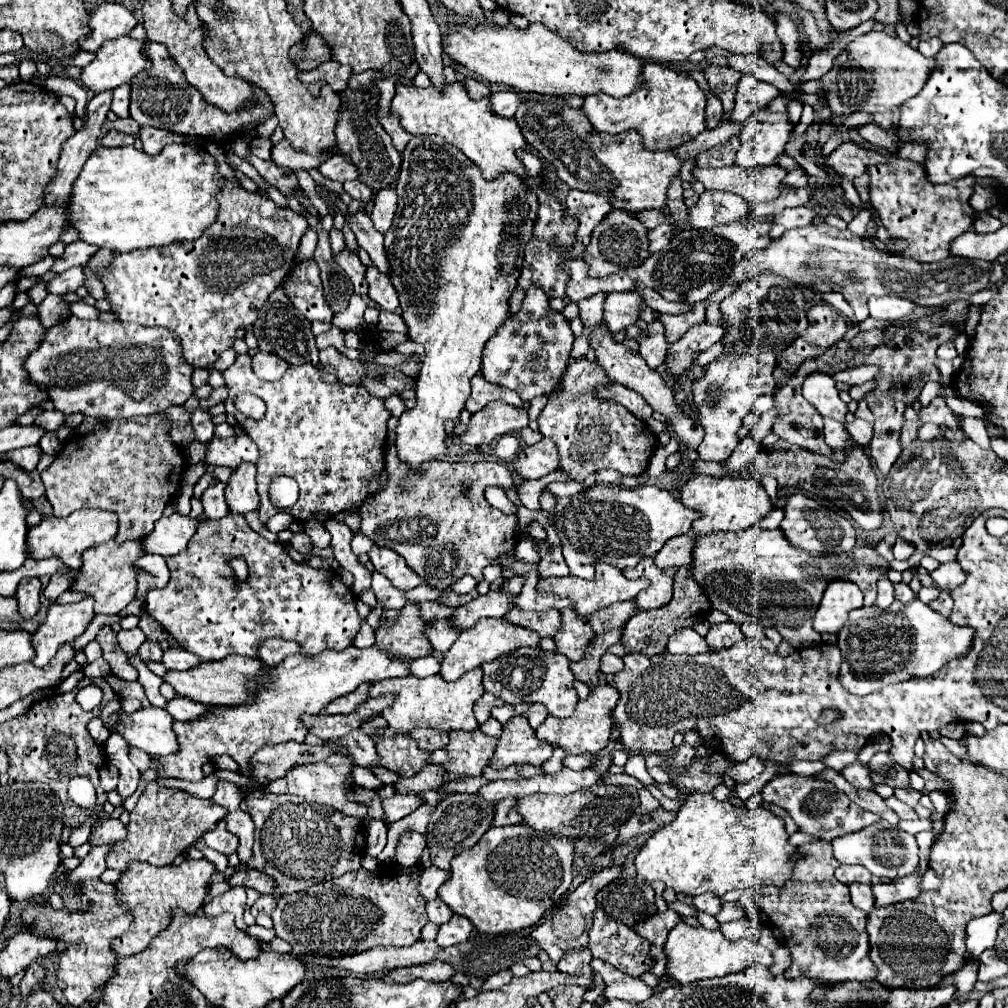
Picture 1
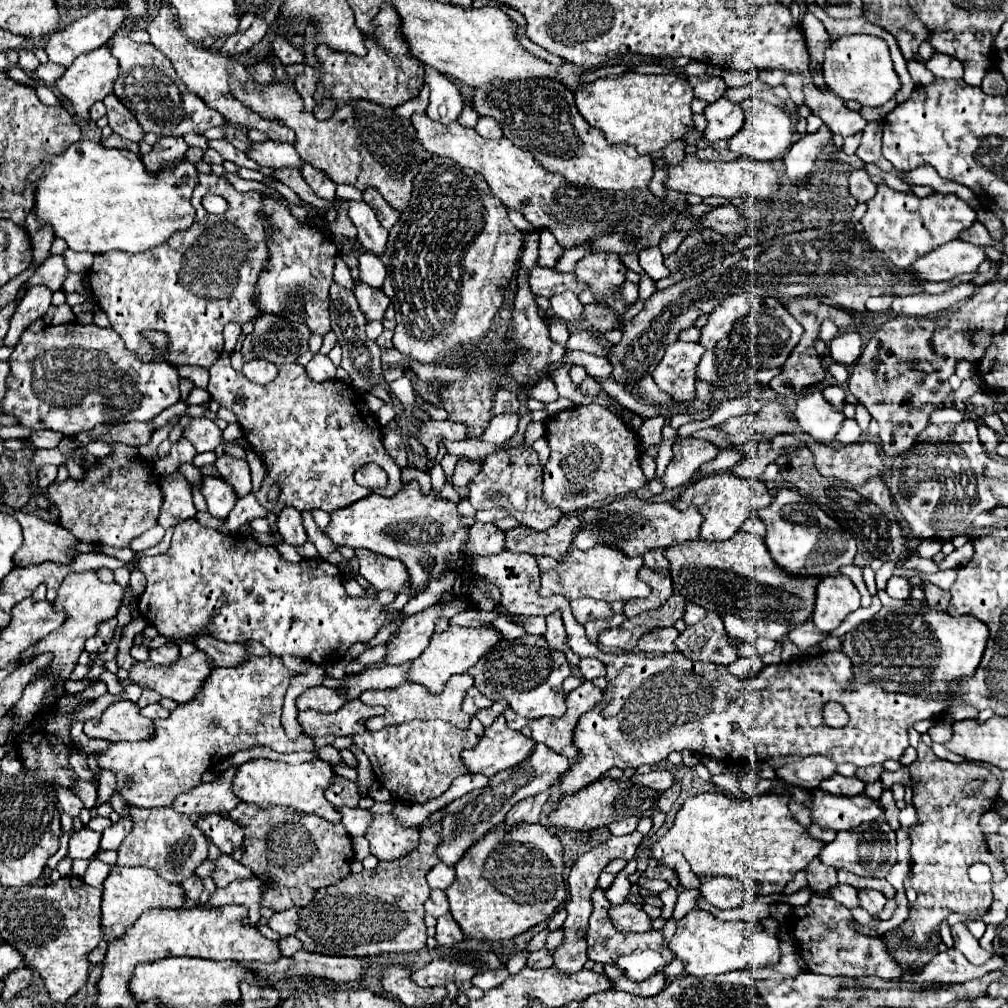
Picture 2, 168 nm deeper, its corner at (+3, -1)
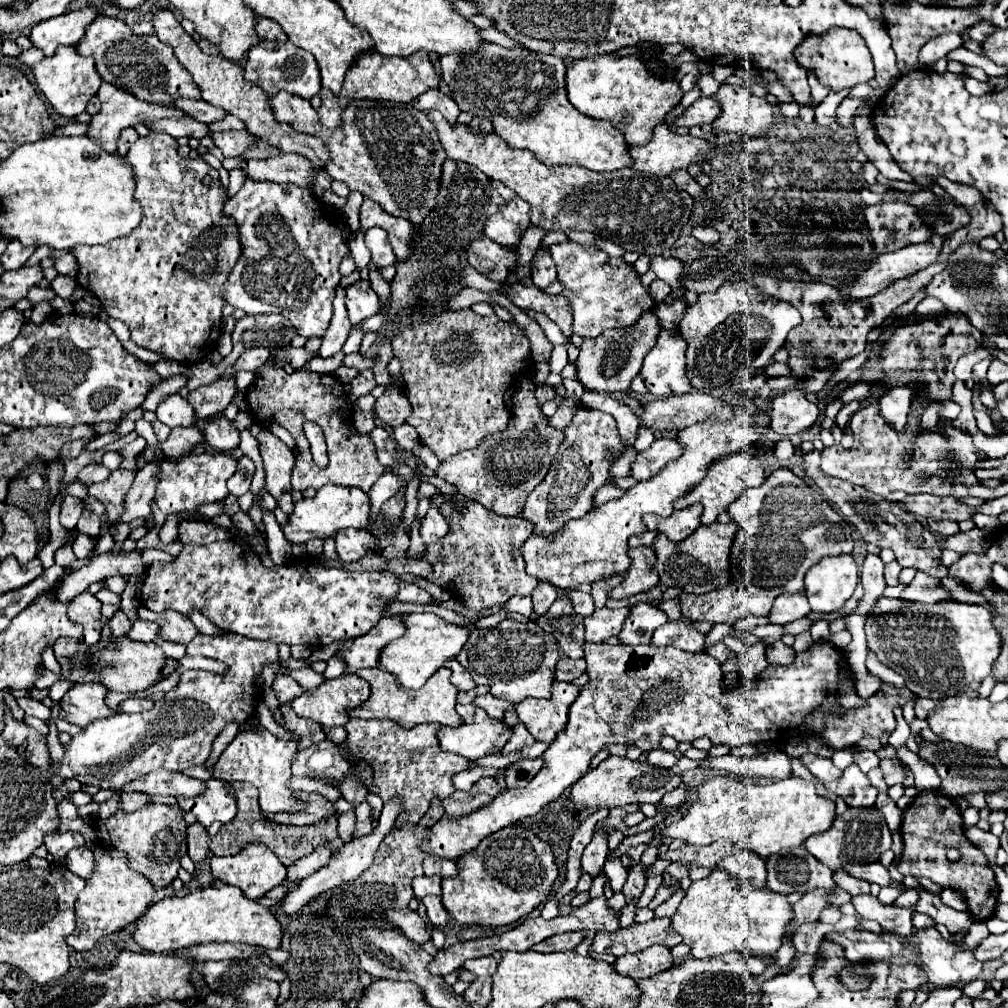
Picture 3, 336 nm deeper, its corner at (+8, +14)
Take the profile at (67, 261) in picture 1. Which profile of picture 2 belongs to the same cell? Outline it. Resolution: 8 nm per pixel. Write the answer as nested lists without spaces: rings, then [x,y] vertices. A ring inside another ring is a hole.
[[[49,256],[39,266],[39,270],[27,280],[27,284],[29,286],[45,284],[45,286],[49,286],[53,290],[61,290],[67,276],[69,276],[69,268],[65,264],[65,256]]]

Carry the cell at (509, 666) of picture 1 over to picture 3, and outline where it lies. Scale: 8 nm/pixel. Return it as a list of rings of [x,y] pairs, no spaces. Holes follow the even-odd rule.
[[[504,619],[494,629],[472,629],[456,661],[468,669],[476,685],[488,685],[494,697],[520,703],[526,697],[550,697],[558,657],[556,639],[544,633],[536,621],[518,623],[514,619]]]

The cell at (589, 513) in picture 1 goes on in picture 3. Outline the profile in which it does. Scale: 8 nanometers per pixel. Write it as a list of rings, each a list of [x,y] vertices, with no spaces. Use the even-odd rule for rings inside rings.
[[[694,503],[686,509],[674,511],[670,517],[666,519],[654,519],[656,523],[648,525],[654,527],[658,533],[668,535],[672,541],[682,541],[688,535],[692,535],[696,531],[696,527],[700,527],[700,513],[702,513],[702,505]]]

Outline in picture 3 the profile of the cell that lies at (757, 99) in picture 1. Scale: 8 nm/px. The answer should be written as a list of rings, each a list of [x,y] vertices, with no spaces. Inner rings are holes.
[[[702,97],[696,103],[692,103],[682,117],[674,119],[674,127],[692,127],[692,125],[702,125],[702,123],[712,123],[718,115],[720,105],[716,105],[716,99],[712,97]]]

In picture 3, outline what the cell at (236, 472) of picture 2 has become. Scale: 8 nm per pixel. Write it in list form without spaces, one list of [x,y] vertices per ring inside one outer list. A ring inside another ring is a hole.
[[[208,417],[204,437],[206,443],[218,451],[232,451],[240,445],[240,431],[226,417]]]

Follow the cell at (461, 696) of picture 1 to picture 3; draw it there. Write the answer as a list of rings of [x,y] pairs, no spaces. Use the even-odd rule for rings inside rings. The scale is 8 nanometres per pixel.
[[[380,667],[360,669],[360,673],[356,673],[356,675],[370,683],[372,693],[364,705],[350,709],[350,717],[390,719],[404,729],[412,729],[414,725],[420,725],[420,723],[438,723],[438,725],[446,725],[446,727],[456,727],[462,723],[462,719],[454,711],[454,707],[458,703],[456,701],[458,689],[450,683],[450,669],[446,669],[446,667],[440,667],[420,689],[400,689],[400,685],[396,685],[394,677],[388,677],[388,673],[384,673],[384,669],[380,669]]]

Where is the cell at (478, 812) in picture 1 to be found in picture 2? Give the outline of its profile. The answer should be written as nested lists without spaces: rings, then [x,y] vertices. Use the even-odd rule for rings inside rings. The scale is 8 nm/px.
[[[537,744],[531,758],[527,758],[519,766],[497,772],[497,776],[489,778],[487,786],[477,788],[477,790],[461,796],[461,798],[449,802],[443,808],[443,820],[441,820],[443,830],[441,830],[441,842],[437,846],[439,860],[447,866],[453,866],[473,842],[477,842],[489,830],[503,824],[503,818],[505,818],[505,814],[509,812],[509,808],[513,804],[517,804],[519,800],[523,800],[527,796],[535,796],[539,792],[549,790],[553,784],[557,784],[561,780],[561,776],[571,766],[573,766],[573,762],[569,758],[565,758],[557,752],[551,752],[545,744]]]

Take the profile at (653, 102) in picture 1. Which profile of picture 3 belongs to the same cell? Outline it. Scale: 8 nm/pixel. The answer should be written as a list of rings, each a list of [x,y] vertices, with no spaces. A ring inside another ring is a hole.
[[[614,53],[572,61],[572,65],[566,69],[566,91],[568,101],[580,113],[592,119],[608,119],[614,129],[624,135],[628,145],[648,143],[652,129],[662,123],[666,113],[682,99],[676,81],[662,81],[654,77],[640,59],[632,55],[618,59]]]

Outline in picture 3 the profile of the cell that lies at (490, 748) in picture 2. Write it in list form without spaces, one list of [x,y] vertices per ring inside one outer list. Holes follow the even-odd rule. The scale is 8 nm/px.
[[[476,707],[472,723],[462,723],[458,727],[438,727],[436,737],[444,751],[476,761],[480,757],[500,753],[510,737],[510,727],[488,717],[484,709]]]

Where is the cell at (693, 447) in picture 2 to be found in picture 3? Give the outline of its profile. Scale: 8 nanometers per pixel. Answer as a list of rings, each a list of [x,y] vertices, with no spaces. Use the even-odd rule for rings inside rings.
[[[656,439],[650,445],[650,449],[640,451],[636,455],[636,459],[630,465],[630,477],[634,477],[636,481],[646,481],[678,455],[680,455],[680,447],[674,439]]]

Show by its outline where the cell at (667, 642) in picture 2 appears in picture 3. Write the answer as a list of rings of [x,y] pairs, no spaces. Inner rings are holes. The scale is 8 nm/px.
[[[634,603],[622,625],[622,631],[618,633],[618,639],[624,645],[650,643],[652,633],[664,623],[668,623],[668,617],[658,607],[648,603]]]

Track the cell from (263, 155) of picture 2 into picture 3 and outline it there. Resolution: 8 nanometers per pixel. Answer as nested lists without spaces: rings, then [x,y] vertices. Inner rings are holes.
[[[224,131],[224,133],[212,133],[214,145],[222,151],[224,157],[238,157],[242,155],[254,141],[254,135],[244,131]]]

